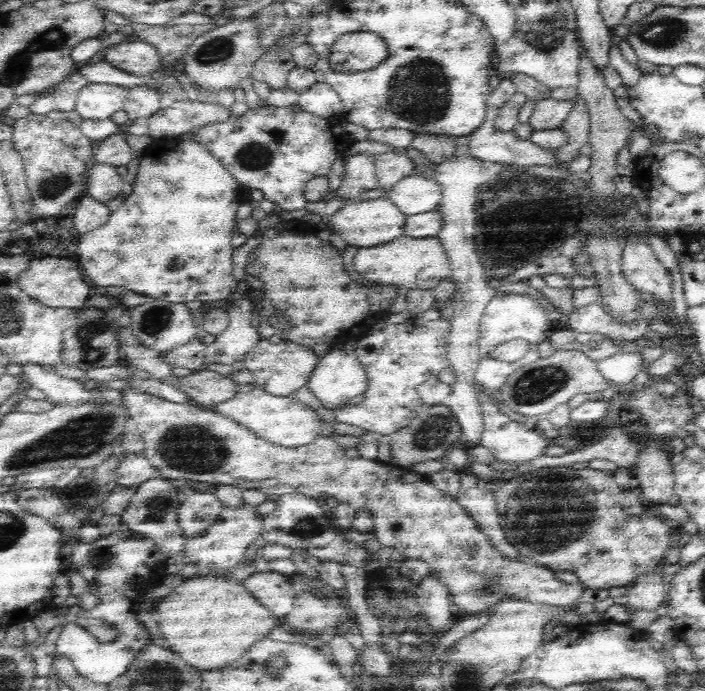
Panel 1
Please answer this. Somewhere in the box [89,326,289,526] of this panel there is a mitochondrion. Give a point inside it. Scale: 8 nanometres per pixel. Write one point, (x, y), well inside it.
(192, 447)

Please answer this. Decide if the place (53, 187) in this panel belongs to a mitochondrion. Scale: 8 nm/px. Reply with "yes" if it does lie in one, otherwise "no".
yes

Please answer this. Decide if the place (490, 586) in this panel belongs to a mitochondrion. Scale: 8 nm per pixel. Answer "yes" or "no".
yes

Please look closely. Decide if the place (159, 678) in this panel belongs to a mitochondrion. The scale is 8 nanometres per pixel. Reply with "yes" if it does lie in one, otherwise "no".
yes

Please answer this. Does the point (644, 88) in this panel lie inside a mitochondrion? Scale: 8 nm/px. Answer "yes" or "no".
no

